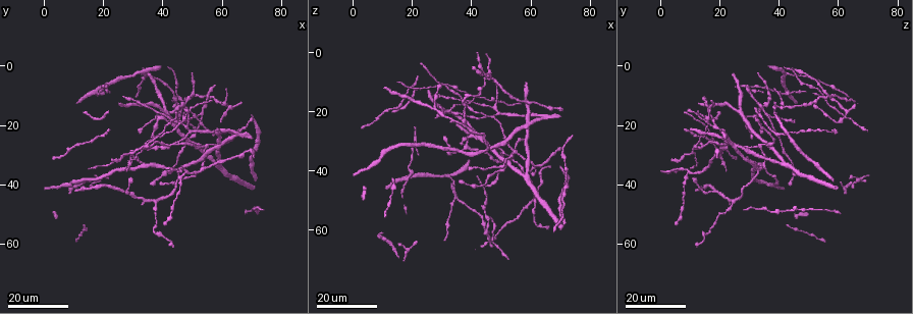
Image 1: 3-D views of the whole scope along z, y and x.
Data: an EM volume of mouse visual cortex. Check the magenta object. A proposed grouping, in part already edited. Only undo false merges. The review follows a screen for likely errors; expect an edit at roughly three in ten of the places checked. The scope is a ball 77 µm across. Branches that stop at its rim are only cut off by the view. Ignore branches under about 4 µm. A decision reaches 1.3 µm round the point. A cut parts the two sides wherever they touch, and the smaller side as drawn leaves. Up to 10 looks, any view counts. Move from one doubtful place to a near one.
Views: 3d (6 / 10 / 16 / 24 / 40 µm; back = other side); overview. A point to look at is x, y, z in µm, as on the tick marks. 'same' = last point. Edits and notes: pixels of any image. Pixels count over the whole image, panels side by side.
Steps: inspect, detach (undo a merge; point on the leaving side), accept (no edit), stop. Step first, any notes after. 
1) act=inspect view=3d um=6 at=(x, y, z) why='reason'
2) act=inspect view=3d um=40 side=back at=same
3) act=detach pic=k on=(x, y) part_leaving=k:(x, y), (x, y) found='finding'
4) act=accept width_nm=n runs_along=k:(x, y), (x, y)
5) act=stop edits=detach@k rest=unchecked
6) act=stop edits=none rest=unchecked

act=inspect view=3d um=16 at=(32, 28, 11) why='three arms meet'

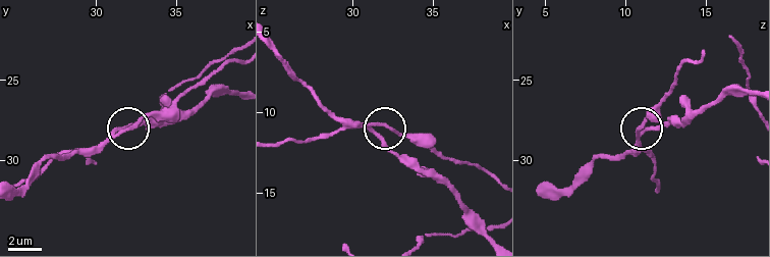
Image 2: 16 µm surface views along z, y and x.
act=inspect view=3d um=6 at=(31.3, 28.2, 11.0)

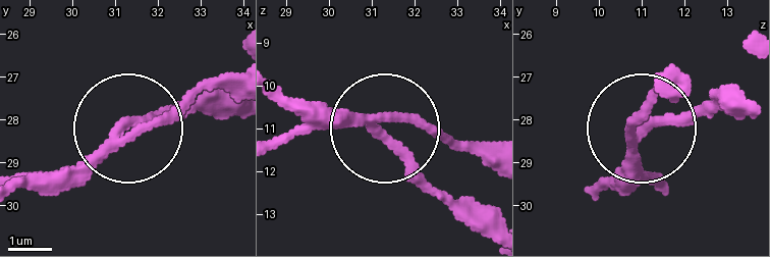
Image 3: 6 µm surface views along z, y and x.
act=inspect view=3d um=6 side=back at=(31.30, 28.35, 10.80)

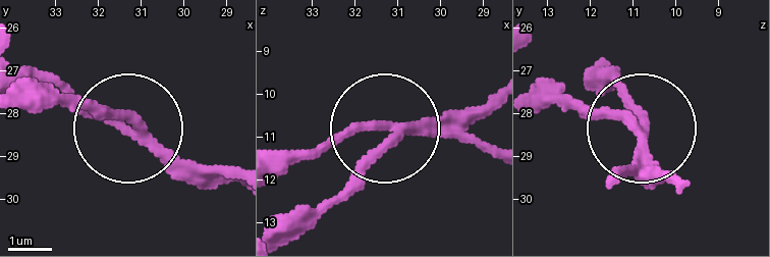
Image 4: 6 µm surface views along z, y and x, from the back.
act=detach pic=4 on=(369, 129) width_nm=220 part_leaving=4:(422, 125), (360, 125), (283, 159) found='two neurons meet here'

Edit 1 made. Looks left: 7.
act=inspect view=overview

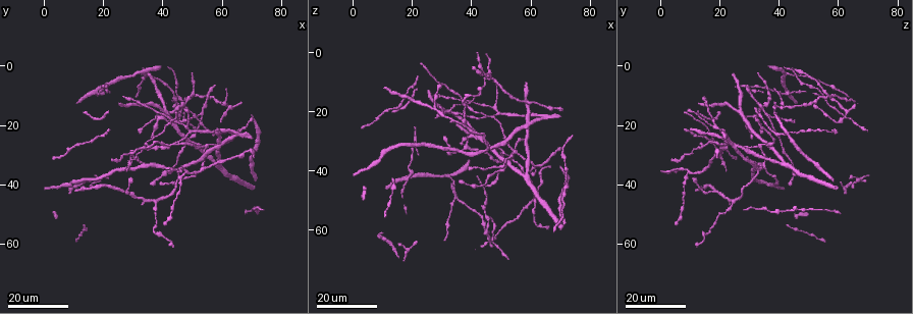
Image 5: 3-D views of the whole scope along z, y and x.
act=inspect view=3d um=16 at=(28, 43, 18) why='small branch off a trunk'

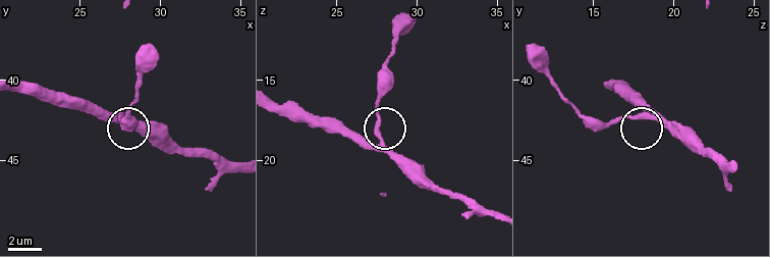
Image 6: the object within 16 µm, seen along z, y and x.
act=inspect view=3d um=10 at=(27.4, 42.1, 18.3)

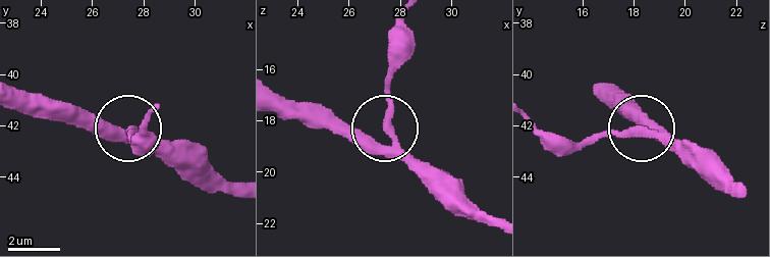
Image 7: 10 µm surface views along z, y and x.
act=accept width_nm=360 found='continuous, no second neuron'

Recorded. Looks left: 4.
act=inspect view=3d um=16 at=(29, 33, 21) why='calibre changes'

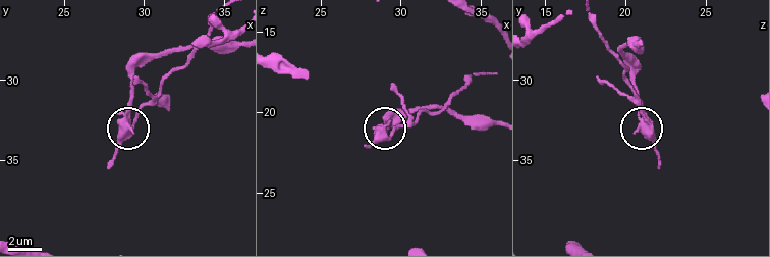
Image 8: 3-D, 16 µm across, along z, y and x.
act=inspect view=3d um=10 at=(29.6, 32.3, 21.2)

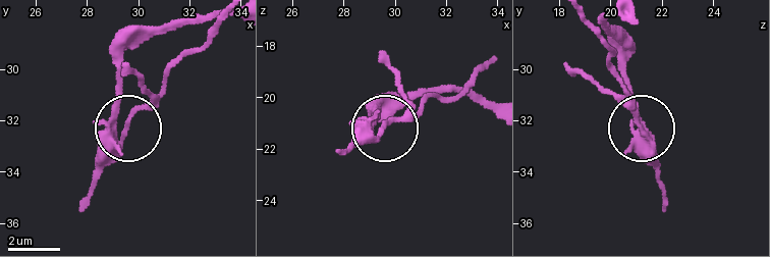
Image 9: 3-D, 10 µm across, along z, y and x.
act=detach pic=9 on=(132, 109) arms=3 part_leaving=9:(120, 138), (166, 74), (219, 21) found='two neurons meet here'

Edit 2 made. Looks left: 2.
act=inspect view=3d um=24 at=(46, 27, 22) why='thick turns thin'

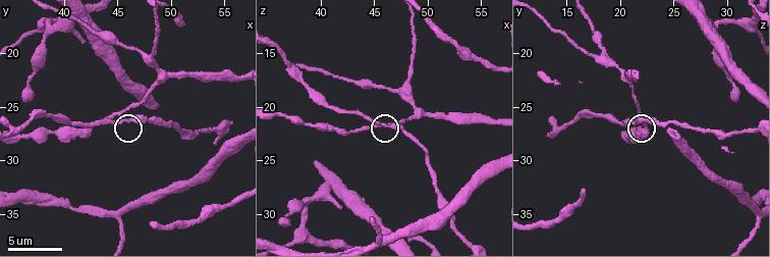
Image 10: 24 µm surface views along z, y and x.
act=inspect view=3d um=6 at=(45.8, 26.2, 21.8) why='closer look'

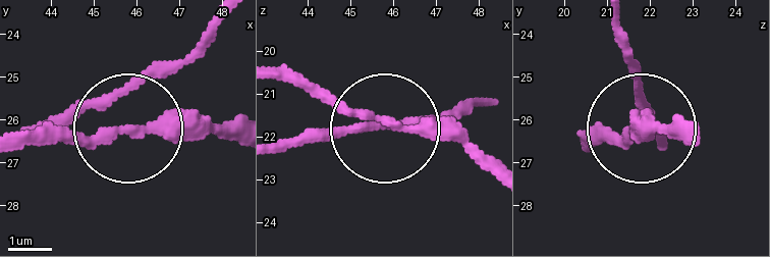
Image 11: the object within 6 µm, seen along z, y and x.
act=accept runs_along=11:(479, 104), (366, 122), (446, 126), (490, 155) found='all the same neuron'

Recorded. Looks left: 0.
act=stop edits=detach@4,detach@9 rest=unchecked

